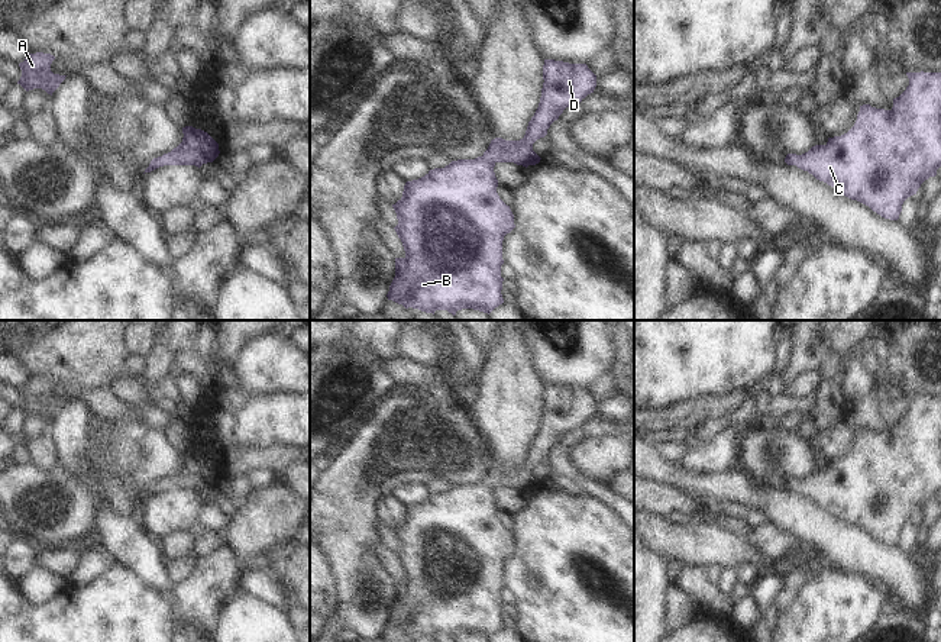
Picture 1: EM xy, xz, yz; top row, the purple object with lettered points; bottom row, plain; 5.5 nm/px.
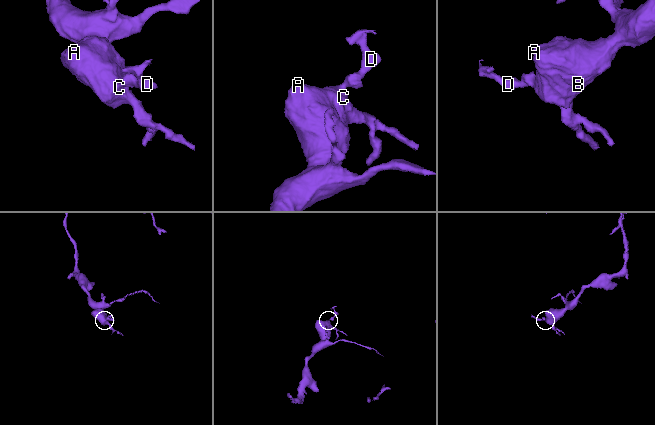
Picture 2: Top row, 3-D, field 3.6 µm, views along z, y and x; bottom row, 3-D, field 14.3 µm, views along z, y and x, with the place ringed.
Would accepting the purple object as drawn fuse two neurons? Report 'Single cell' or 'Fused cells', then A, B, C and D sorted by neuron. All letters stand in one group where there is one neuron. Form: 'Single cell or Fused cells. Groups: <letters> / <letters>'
Single cell. Groups: A B C D

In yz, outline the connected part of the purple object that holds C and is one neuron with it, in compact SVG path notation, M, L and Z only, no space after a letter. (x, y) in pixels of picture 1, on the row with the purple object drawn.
M906 72L909 78L909 86L906 90L896 99L893 99L893 107L890 110L876 109L870 104L860 106L860 112L857 114L857 120L854 126L841 136L828 138L825 145L815 145L808 152L802 155L788 154L785 162L788 165L796 165L798 168L808 171L816 180L827 183L834 187L838 193L844 194L851 200L857 200L866 206L869 206L873 212L880 214L885 219L898 220L902 212L903 201L916 194L921 184L929 177L937 175L937 170L941 167L941 72Z

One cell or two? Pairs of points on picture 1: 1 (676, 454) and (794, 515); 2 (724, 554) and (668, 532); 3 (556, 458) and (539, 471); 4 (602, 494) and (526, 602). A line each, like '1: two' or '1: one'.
1: two
2: one
3: two
4: two

